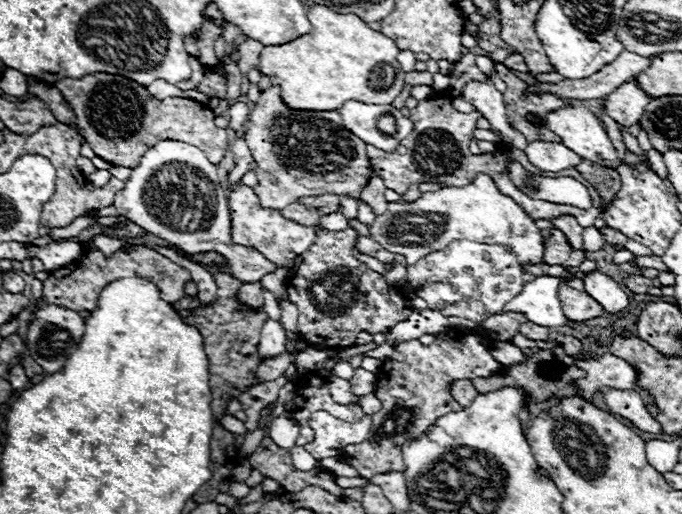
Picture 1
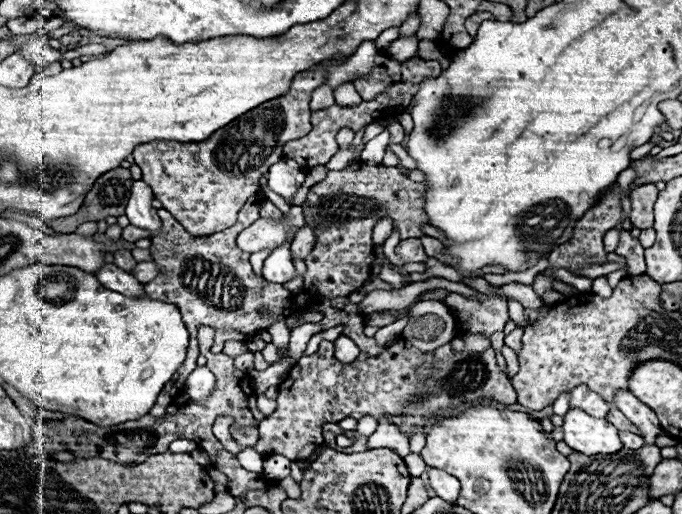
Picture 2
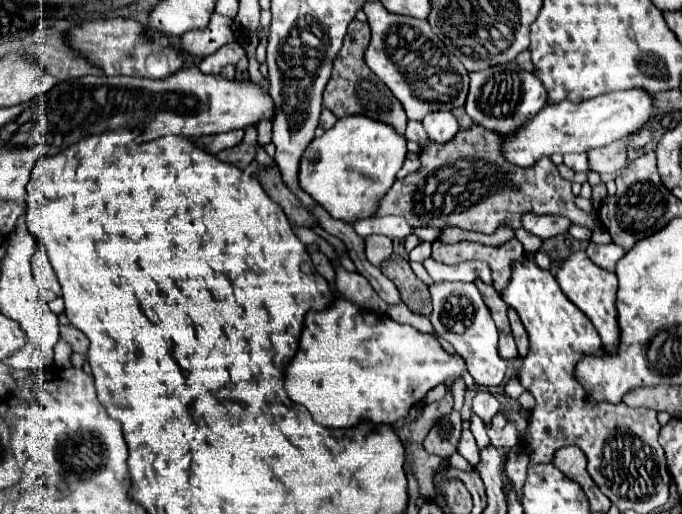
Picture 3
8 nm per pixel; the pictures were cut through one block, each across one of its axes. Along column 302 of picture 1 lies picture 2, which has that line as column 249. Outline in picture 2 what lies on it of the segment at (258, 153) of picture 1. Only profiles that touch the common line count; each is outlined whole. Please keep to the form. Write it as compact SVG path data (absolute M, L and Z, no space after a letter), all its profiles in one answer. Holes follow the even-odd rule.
M330 60L320 68L298 74L286 96L268 100L238 116L238 120L226 124L204 142L154 140L140 144L132 156L142 168L142 180L190 234L208 236L230 228L242 204L256 194L260 176L282 160L282 146L310 132L310 94L324 84L326 72L344 60Z

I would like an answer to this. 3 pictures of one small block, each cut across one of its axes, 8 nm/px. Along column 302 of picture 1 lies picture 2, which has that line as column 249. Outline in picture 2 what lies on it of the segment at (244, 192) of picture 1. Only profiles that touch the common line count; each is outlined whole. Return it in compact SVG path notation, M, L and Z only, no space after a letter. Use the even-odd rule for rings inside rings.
M291 206L288 215L283 215L280 220L260 217L252 226L240 232L238 246L244 252L258 252L262 248L278 248L288 238L288 224L300 228L304 224L302 206Z

